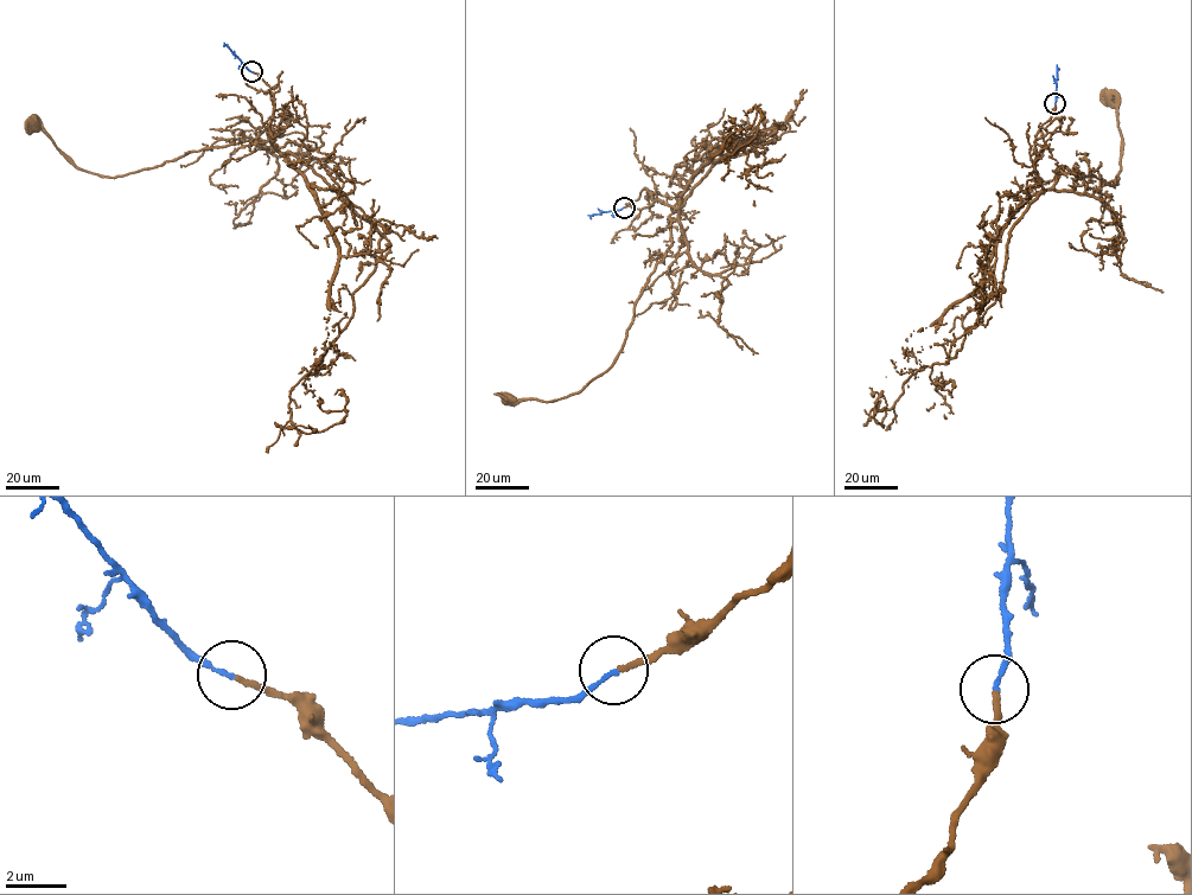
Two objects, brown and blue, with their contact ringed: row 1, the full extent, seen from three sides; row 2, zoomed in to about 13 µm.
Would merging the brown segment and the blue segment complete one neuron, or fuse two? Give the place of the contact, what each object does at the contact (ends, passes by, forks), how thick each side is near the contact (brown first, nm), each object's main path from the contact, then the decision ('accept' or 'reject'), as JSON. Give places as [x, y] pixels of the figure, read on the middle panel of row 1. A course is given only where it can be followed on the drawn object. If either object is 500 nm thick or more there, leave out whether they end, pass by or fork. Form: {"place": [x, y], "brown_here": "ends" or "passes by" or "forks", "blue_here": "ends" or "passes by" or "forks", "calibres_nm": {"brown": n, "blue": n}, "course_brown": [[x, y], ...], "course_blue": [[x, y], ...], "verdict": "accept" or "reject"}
{"place": [624, 208], "brown_here": "ends", "blue_here": "ends", "calibres_nm": {"brown": 180, "blue": 140}, "course_brown": [[624, 206], [645, 189], [681, 205], [711, 166], [776, 141], [726, 164], [760, 113], [744, 133], [728, 115]], "course_blue": [[623, 208], [587, 215]], "verdict": "accept"}

